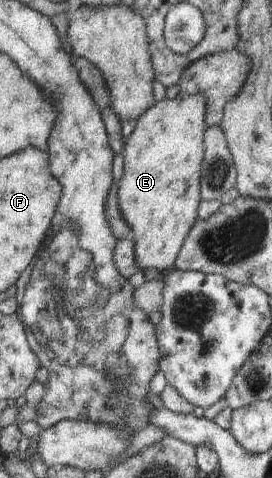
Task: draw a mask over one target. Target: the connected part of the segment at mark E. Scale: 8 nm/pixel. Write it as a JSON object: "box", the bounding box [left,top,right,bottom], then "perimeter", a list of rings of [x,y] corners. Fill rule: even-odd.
{"box":[118,94,208,270],"perimeter":[[[194,94],[185,98],[165,98],[146,110],[136,122],[134,131],[124,146],[124,175],[119,181],[118,202],[124,222],[130,226],[134,240],[136,264],[142,270],[164,270],[174,267],[184,242],[198,220],[198,208],[201,203],[200,168],[204,158],[204,136],[208,130],[206,124],[206,106],[208,100],[204,94]]]}

